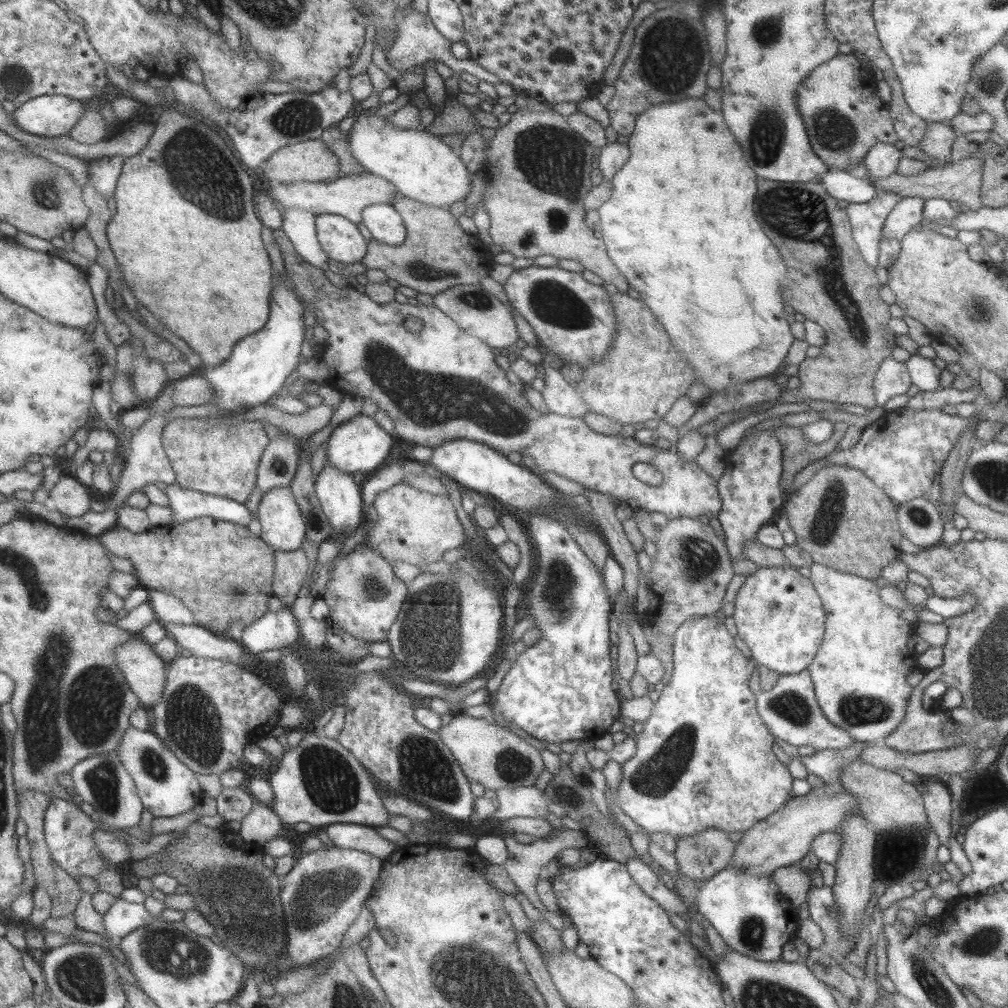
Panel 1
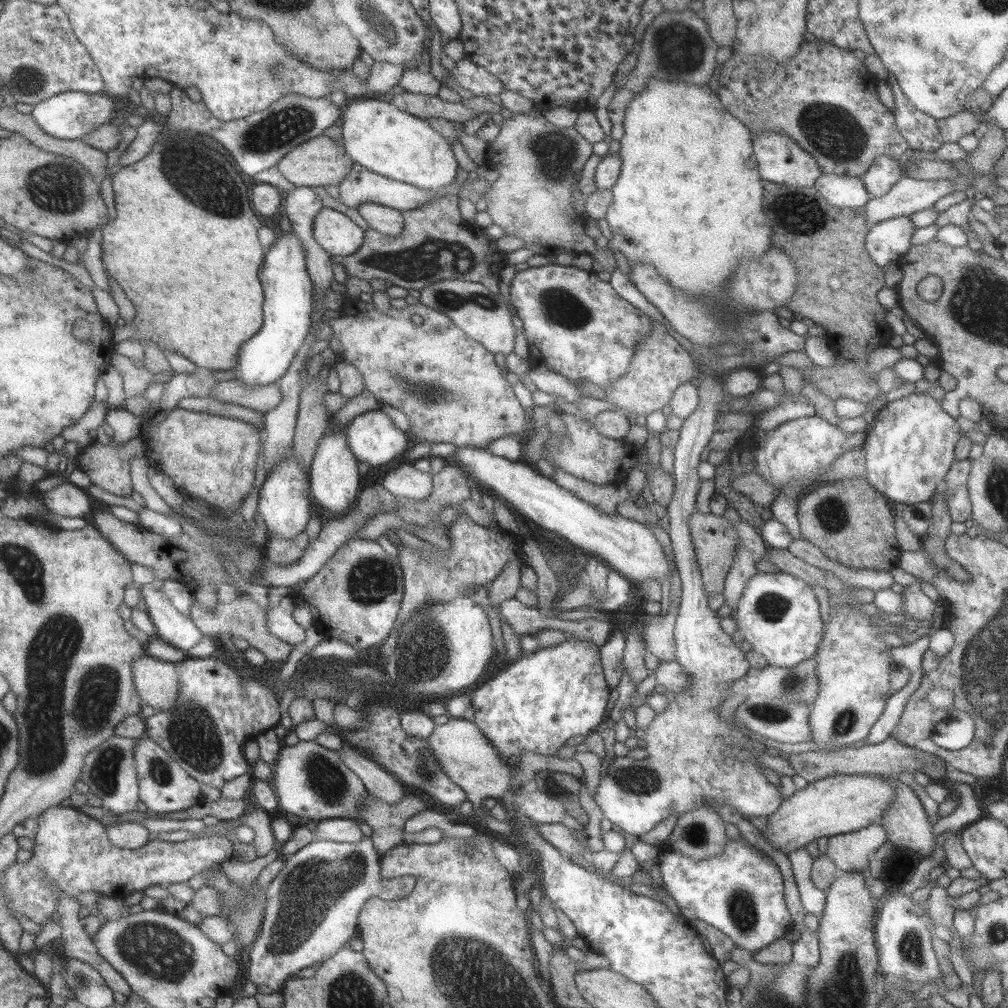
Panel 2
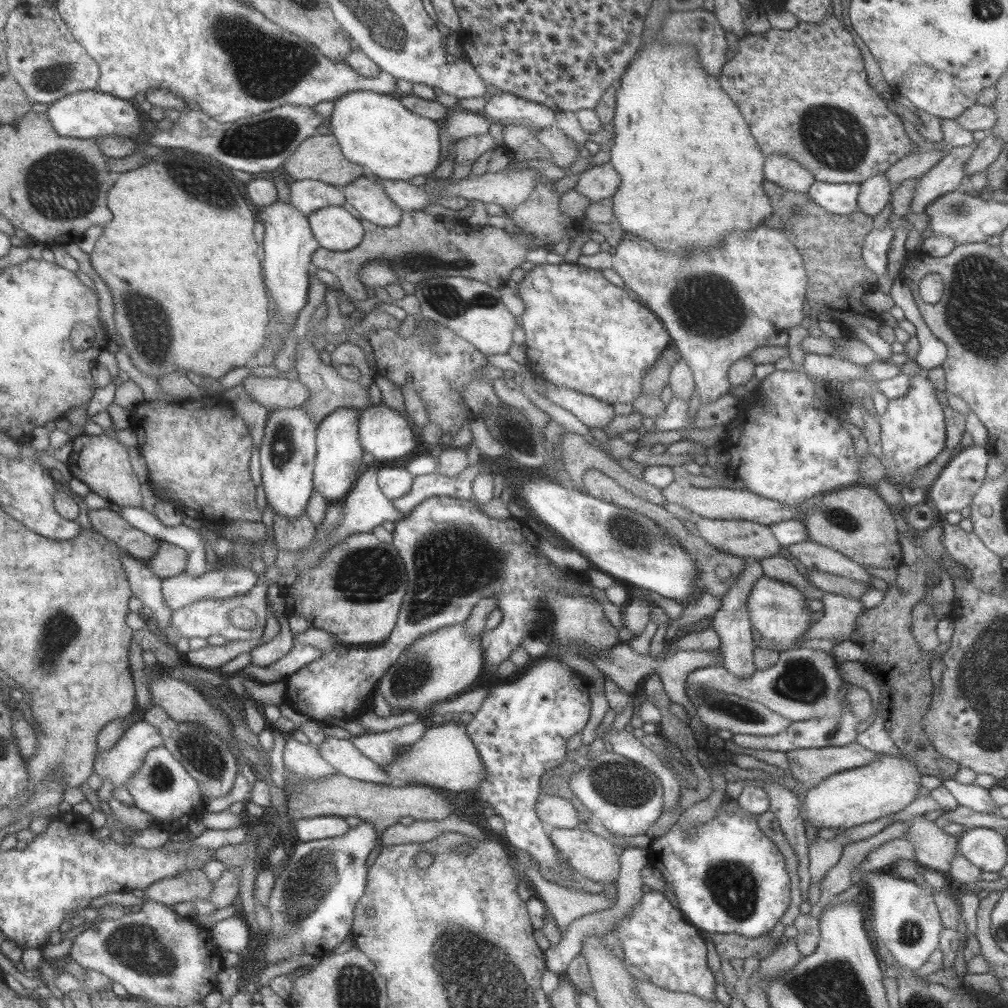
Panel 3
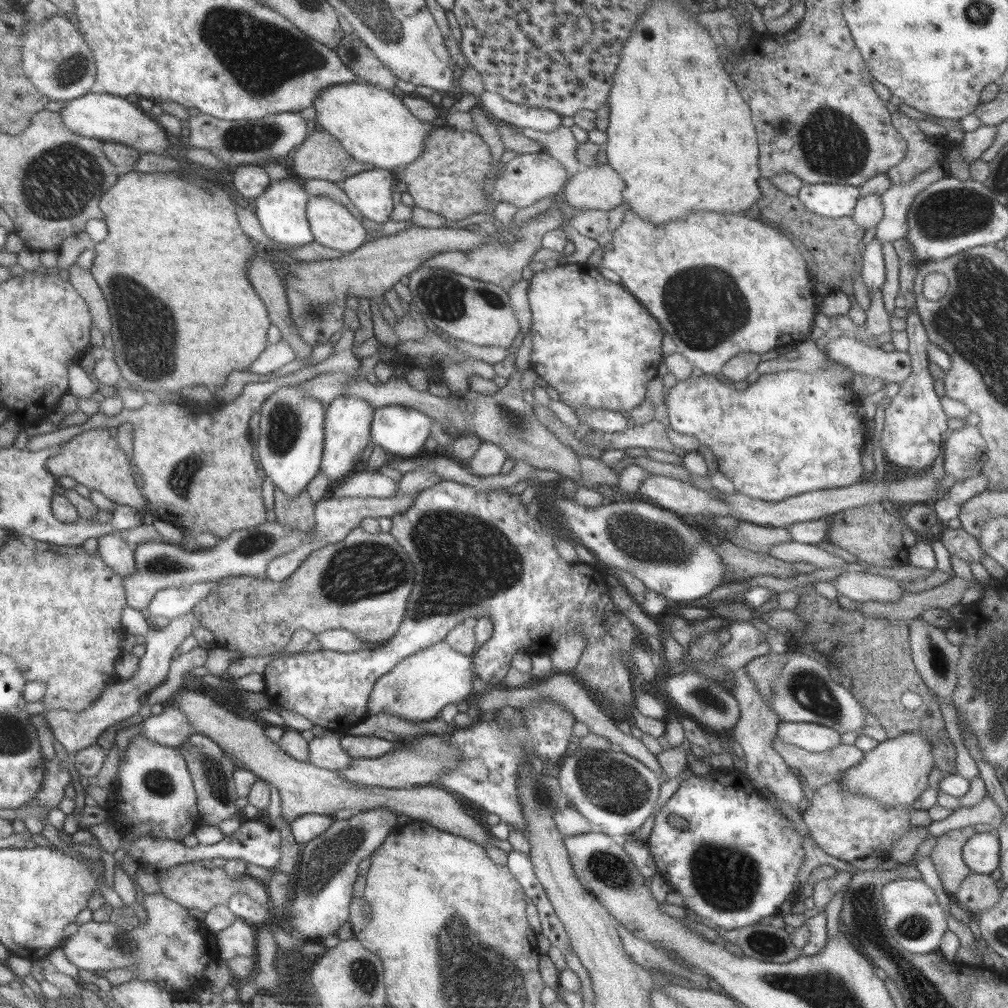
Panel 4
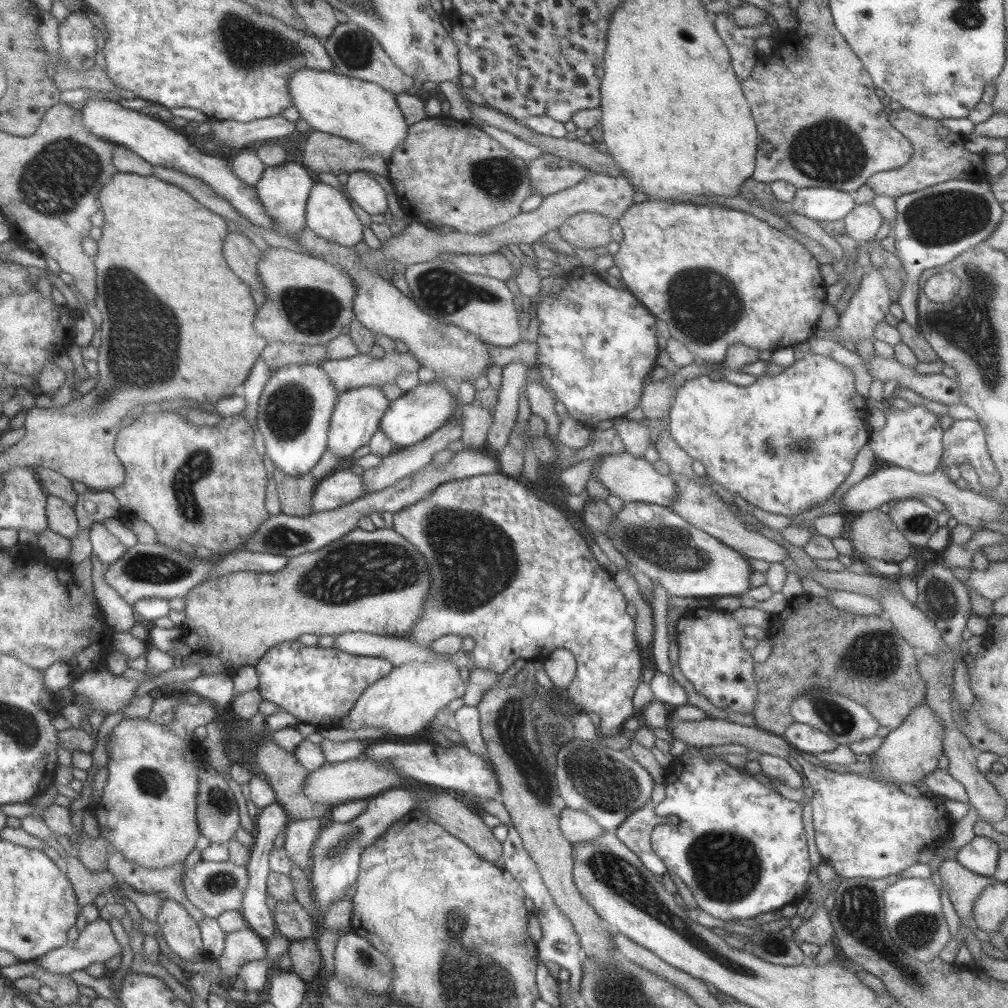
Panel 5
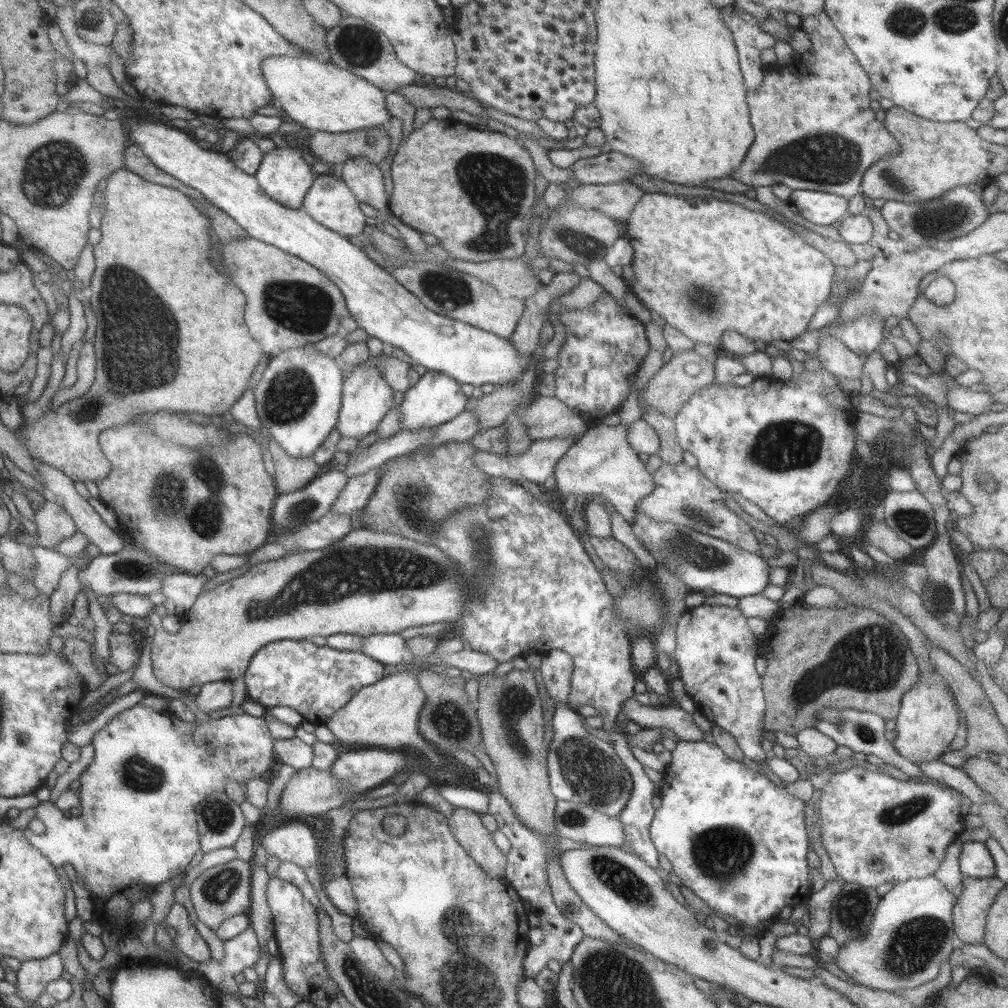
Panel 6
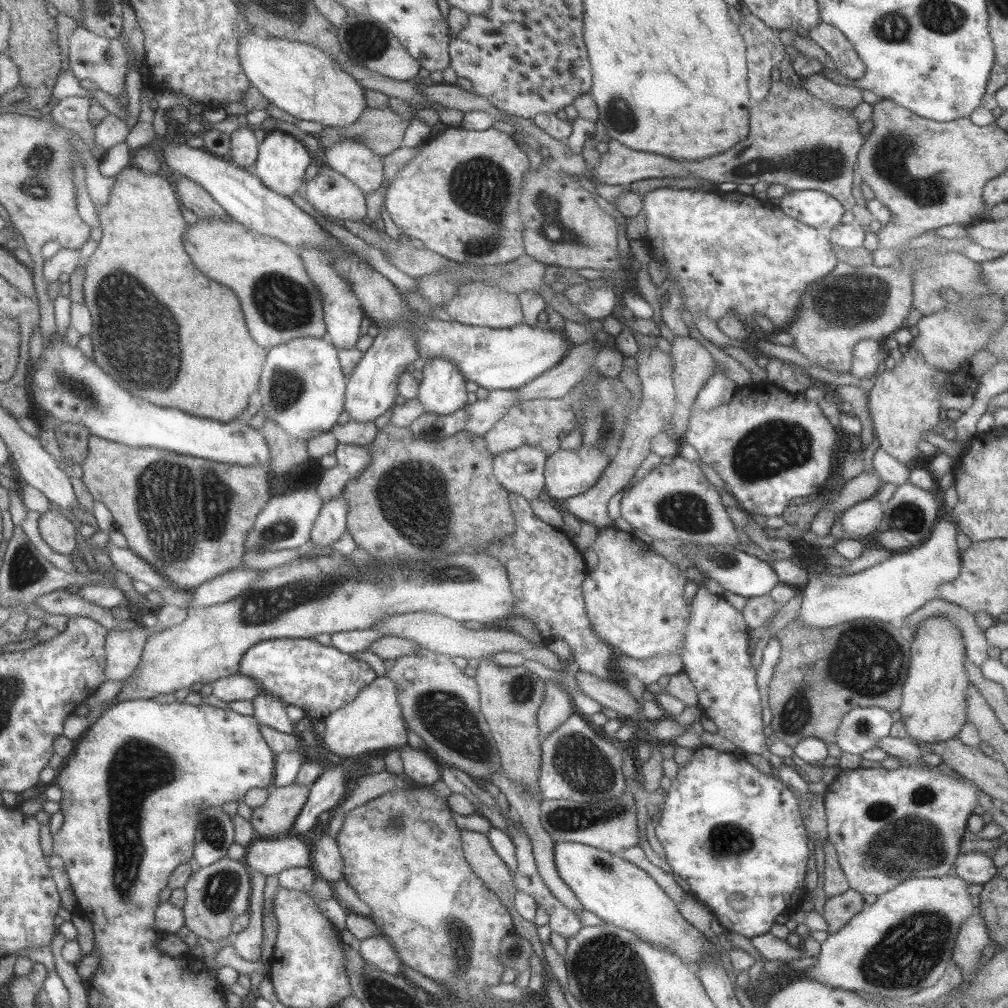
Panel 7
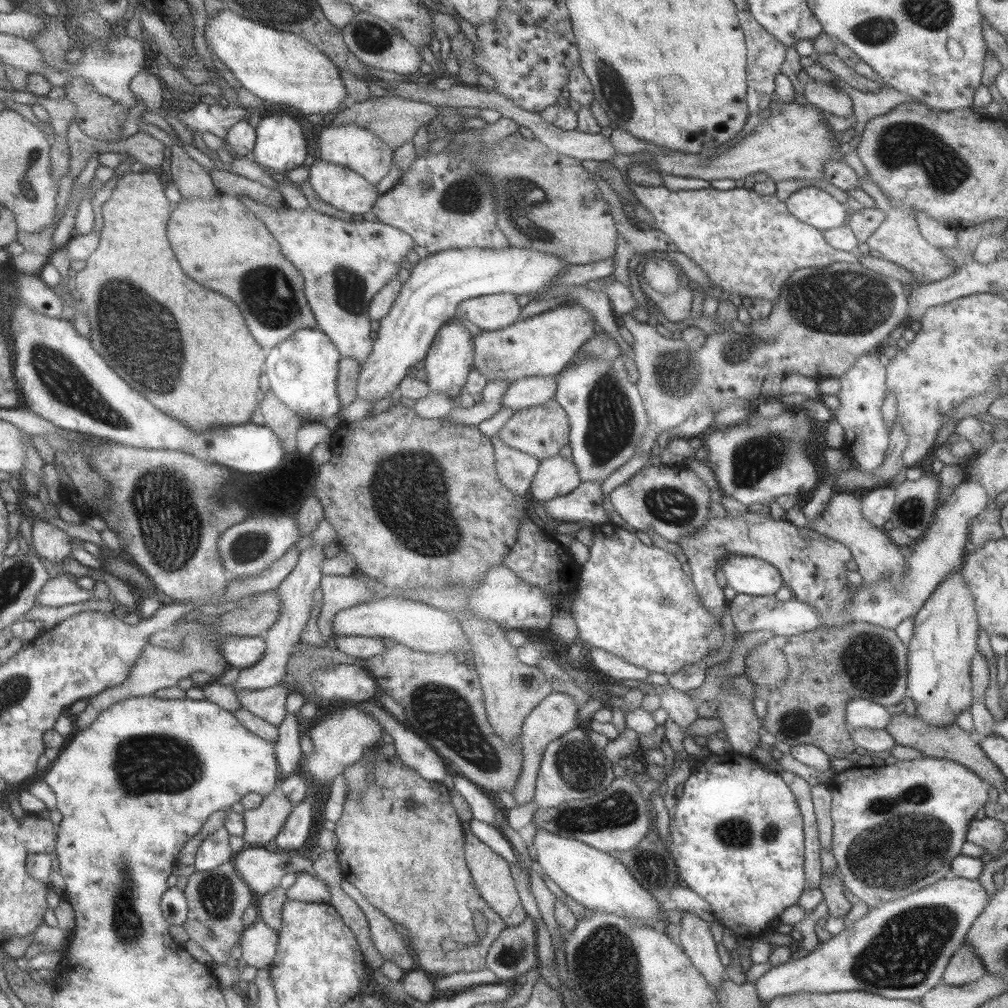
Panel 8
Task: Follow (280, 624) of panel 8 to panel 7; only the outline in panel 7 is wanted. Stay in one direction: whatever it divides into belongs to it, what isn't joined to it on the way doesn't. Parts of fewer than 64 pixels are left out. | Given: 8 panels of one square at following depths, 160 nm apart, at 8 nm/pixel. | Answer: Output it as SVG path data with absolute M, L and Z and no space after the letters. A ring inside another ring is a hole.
M339 493L329 502L321 505L316 519L309 532L309 541L318 547L335 543L345 532L346 528L346 500ZM237 673L211 683L211 694L223 702L251 700L262 690L257 679Z

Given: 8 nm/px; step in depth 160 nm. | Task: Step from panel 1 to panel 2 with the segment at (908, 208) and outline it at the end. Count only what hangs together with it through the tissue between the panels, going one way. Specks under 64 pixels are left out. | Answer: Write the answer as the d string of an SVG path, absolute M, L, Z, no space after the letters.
M896 216L870 226L865 237L865 253L878 268L898 261L907 252L914 228L908 216Z

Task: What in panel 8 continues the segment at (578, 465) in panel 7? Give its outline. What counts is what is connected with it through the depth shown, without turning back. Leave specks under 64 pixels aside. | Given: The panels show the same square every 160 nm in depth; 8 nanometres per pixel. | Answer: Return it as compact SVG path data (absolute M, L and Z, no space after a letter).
M558 454L539 461L533 480L530 482L530 496L535 502L565 496L580 483L577 471L570 458Z

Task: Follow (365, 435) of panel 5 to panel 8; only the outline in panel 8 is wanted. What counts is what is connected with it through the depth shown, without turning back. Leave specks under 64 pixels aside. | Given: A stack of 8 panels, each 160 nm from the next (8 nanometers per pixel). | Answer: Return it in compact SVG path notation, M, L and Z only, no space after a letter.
M463 248L429 254L411 266L409 278L401 284L393 306L379 322L376 339L369 356L361 363L359 376L355 380L357 399L375 404L390 396L401 383L407 370L423 360L433 337L443 324L451 320L458 304L477 296L506 293L529 295L541 289L549 289L559 272L571 266L557 256L543 254L529 248Z

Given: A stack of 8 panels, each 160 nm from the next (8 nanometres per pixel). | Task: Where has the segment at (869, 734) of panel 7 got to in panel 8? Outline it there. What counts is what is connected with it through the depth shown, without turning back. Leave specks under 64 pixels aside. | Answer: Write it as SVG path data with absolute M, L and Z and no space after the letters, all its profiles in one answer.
M850 698L844 708L844 718L848 732L869 728L869 730L885 730L890 719L889 709L867 700L866 698Z

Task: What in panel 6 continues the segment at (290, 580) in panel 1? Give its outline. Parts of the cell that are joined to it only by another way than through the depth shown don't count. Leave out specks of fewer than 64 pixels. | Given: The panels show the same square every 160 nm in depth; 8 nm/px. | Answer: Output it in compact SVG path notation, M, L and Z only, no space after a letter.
M269 436L266 448L274 464L274 482L278 494L287 494L303 488L318 473L318 465L311 457L293 458L289 456Z

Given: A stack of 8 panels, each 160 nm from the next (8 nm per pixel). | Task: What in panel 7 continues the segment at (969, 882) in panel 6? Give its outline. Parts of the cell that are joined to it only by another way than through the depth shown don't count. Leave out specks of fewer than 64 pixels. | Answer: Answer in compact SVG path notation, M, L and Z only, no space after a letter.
M974 897L973 902L974 911L959 927L951 950L950 962L960 970L960 974L963 976L978 966L983 948L989 942L988 932L986 932L984 922L978 913L978 897Z

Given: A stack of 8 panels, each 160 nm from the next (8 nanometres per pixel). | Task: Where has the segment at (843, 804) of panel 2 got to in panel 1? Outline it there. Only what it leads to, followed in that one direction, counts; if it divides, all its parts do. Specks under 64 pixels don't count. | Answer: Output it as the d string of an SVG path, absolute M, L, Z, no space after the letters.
M839 782L824 783L819 788L810 788L805 796L791 797L765 820L745 830L735 843L729 867L743 870L749 876L769 876L775 868L791 866L801 860L810 850L815 836L839 829L843 819L859 813L855 796L847 794Z

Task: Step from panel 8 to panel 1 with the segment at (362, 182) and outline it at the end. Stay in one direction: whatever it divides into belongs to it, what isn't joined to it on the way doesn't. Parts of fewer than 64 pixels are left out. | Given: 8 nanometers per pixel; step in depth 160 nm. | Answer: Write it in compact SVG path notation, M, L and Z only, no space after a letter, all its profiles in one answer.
M316 214L314 225L320 248L327 258L348 265L360 262L365 256L367 241L344 216Z

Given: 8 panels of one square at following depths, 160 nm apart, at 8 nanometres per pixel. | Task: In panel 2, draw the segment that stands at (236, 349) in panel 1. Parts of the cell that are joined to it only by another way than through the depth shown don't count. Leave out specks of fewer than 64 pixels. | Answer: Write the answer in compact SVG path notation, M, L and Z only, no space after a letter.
M291 231L281 233L264 252L258 278L263 288L262 326L259 332L239 347L235 379L247 386L275 384L288 362L301 346L311 326L312 283L305 268L305 248Z

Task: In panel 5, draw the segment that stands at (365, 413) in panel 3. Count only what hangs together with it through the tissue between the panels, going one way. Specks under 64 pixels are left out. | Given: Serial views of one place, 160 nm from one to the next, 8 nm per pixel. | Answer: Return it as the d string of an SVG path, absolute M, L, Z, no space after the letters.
M436 379L431 384L417 384L408 393L403 393L390 402L381 417L379 429L385 432L386 437L397 450L427 438L436 428L449 420L454 408L459 405L459 396L451 396L441 381Z

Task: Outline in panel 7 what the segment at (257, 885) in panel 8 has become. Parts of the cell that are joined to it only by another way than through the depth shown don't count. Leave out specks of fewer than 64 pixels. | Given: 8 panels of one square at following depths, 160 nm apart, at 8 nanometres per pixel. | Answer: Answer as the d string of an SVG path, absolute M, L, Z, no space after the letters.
M292 833L281 838L255 838L253 842L246 848L246 853L241 859L248 871L253 873L261 873L263 877L271 875L279 875L279 872L294 867L310 867L309 856L305 844L296 838Z

